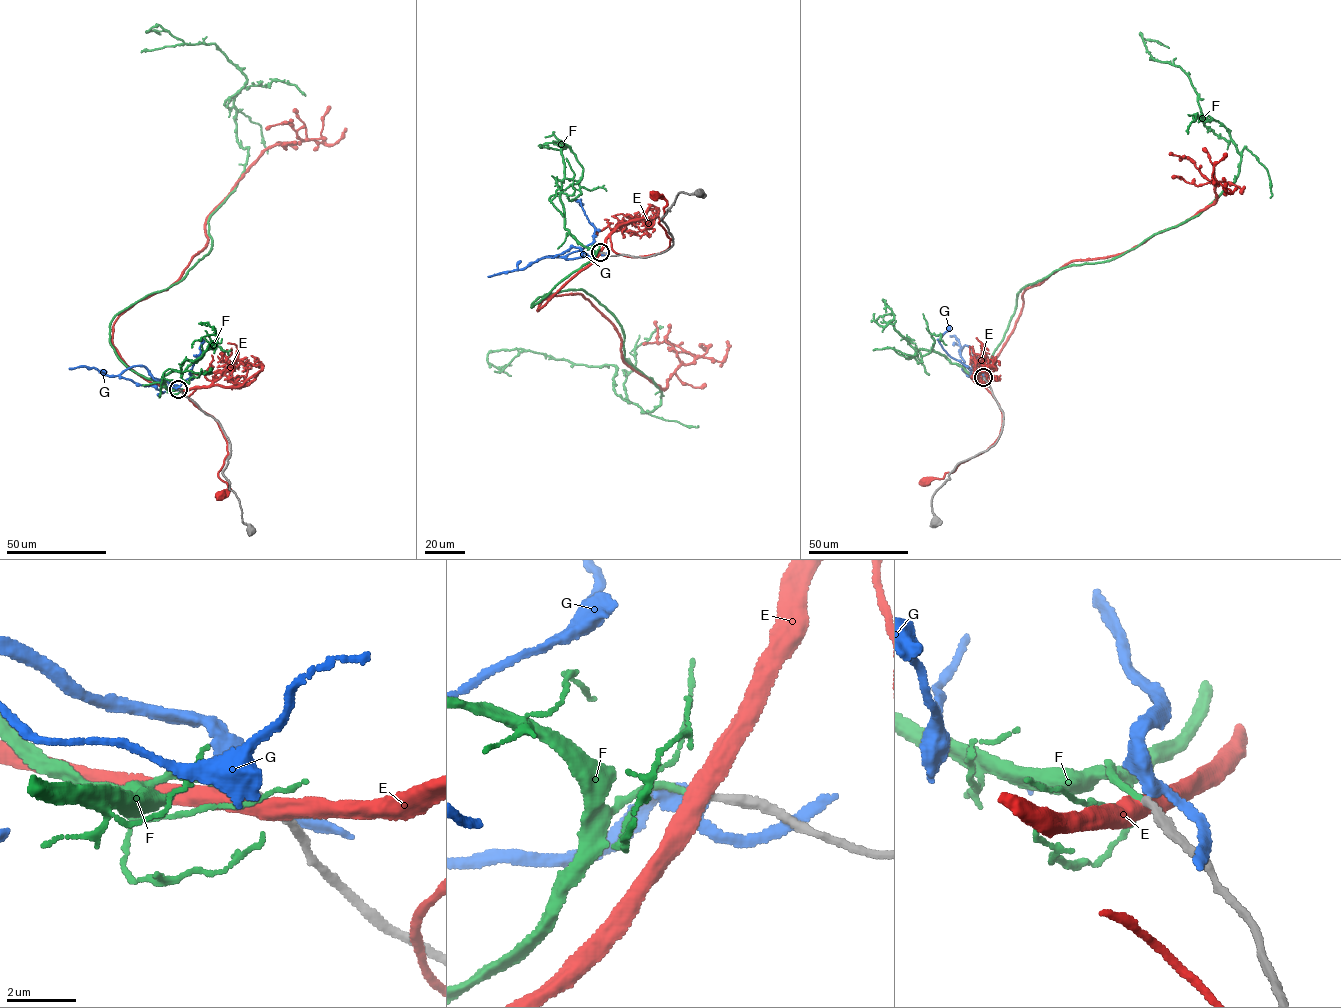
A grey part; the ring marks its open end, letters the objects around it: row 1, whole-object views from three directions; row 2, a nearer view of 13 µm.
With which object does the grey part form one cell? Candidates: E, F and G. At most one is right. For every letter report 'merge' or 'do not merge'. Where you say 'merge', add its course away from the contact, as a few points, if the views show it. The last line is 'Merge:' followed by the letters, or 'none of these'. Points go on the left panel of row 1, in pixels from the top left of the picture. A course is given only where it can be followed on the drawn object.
E: do not merge
F: merge; course (179, 389), (123, 364), (110, 324), (210, 249), (247, 155), (224, 104), (246, 76), (160, 34)
G: do not merge
Merge: F

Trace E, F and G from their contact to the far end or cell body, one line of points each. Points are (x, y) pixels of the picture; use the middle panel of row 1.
E: (600, 252), (609, 236), (612, 250), (626, 256), (668, 249), (671, 240), (659, 223), (666, 201), (655, 196)
F: (600, 252), (531, 306), (594, 296), (659, 405), (616, 394), (613, 365), (489, 351), (511, 376)
G: (600, 252), (575, 258), (565, 256), (580, 250), (594, 239), (595, 229), (584, 214), (580, 199), (580, 205)

